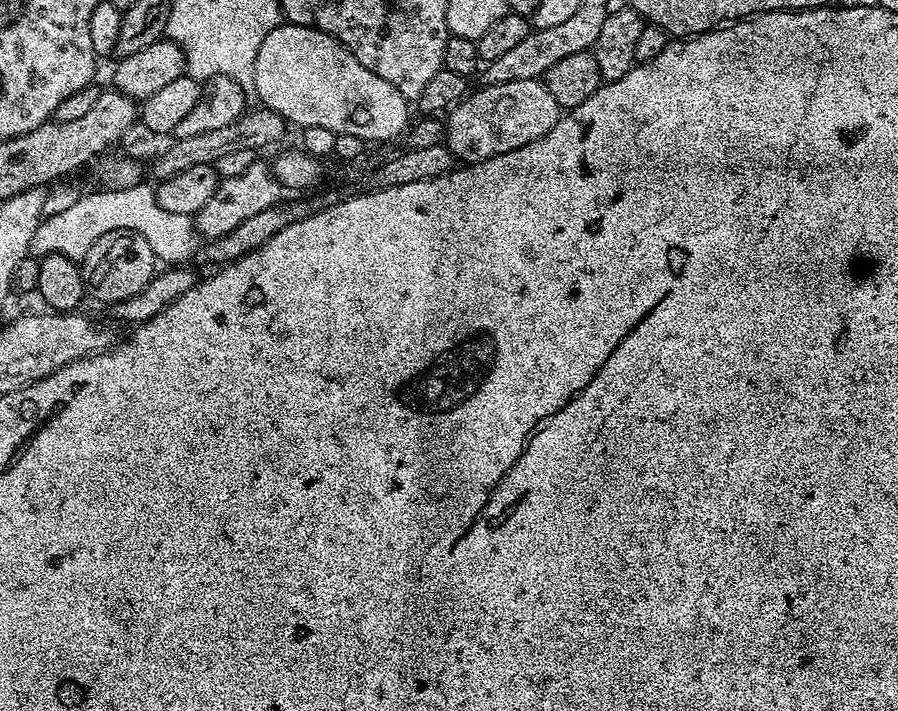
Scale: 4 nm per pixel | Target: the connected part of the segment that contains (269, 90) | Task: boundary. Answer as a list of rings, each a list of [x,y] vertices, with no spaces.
[[[281,22],[270,30],[258,47],[257,60],[254,62],[255,99],[263,107],[274,110],[289,125],[300,124],[301,129],[310,126],[326,126],[330,130],[340,128],[340,124],[352,124],[356,132],[356,92],[392,92],[390,82],[378,78],[340,40],[335,40],[317,28],[307,28],[301,24]]]

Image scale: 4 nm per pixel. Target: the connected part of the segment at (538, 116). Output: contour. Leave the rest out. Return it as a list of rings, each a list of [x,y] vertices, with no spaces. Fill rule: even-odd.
[[[540,80],[484,84],[452,105],[446,116],[444,138],[457,161],[477,164],[542,138],[560,121],[561,115],[560,104],[554,102],[554,94]]]

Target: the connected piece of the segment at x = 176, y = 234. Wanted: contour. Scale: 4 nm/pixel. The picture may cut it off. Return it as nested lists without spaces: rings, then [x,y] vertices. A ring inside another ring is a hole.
[[[141,182],[130,186],[126,190],[110,190],[104,188],[100,192],[92,192],[81,195],[78,202],[74,206],[68,207],[62,214],[54,214],[47,218],[41,219],[38,230],[32,239],[32,252],[37,257],[49,256],[50,254],[62,254],[66,258],[80,262],[83,261],[84,255],[90,250],[90,246],[94,246],[94,242],[98,242],[98,238],[102,238],[102,234],[110,234],[111,232],[137,232],[142,234],[142,238],[146,238],[146,242],[150,242],[150,250],[154,250],[157,261],[163,262],[168,266],[183,265],[190,256],[195,257],[198,252],[198,233],[191,216],[183,216],[182,214],[170,214],[170,210],[162,210],[162,206],[158,206],[158,198],[155,191],[151,187],[147,188],[147,183]]]

